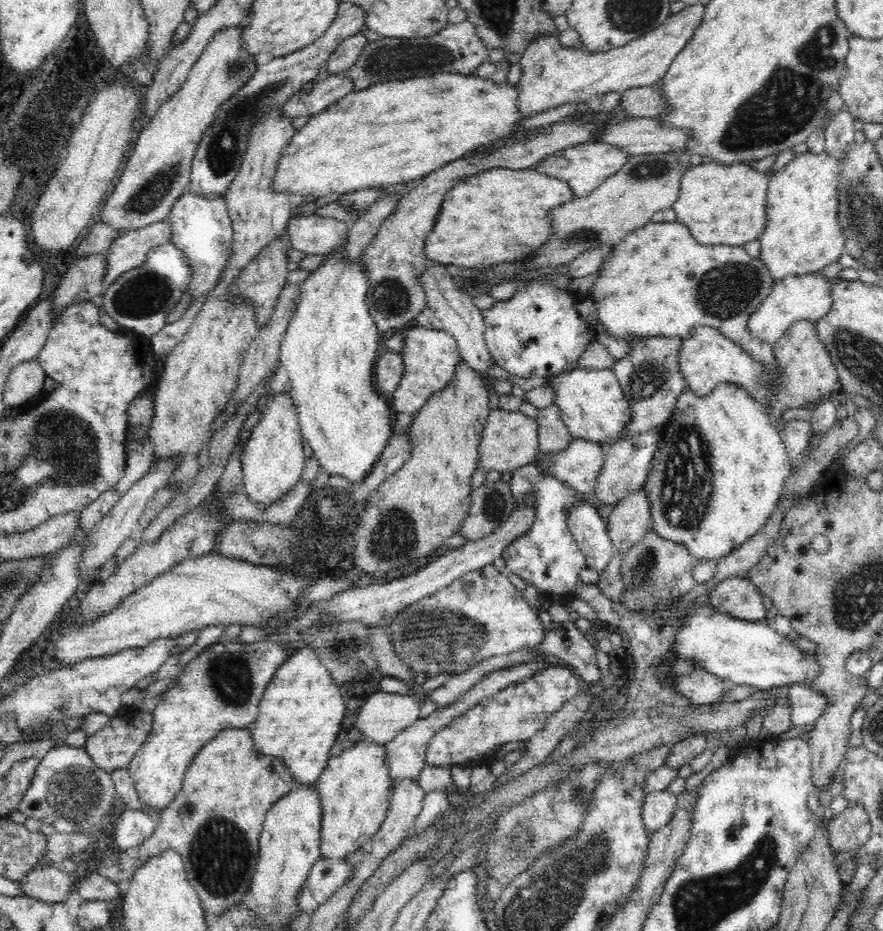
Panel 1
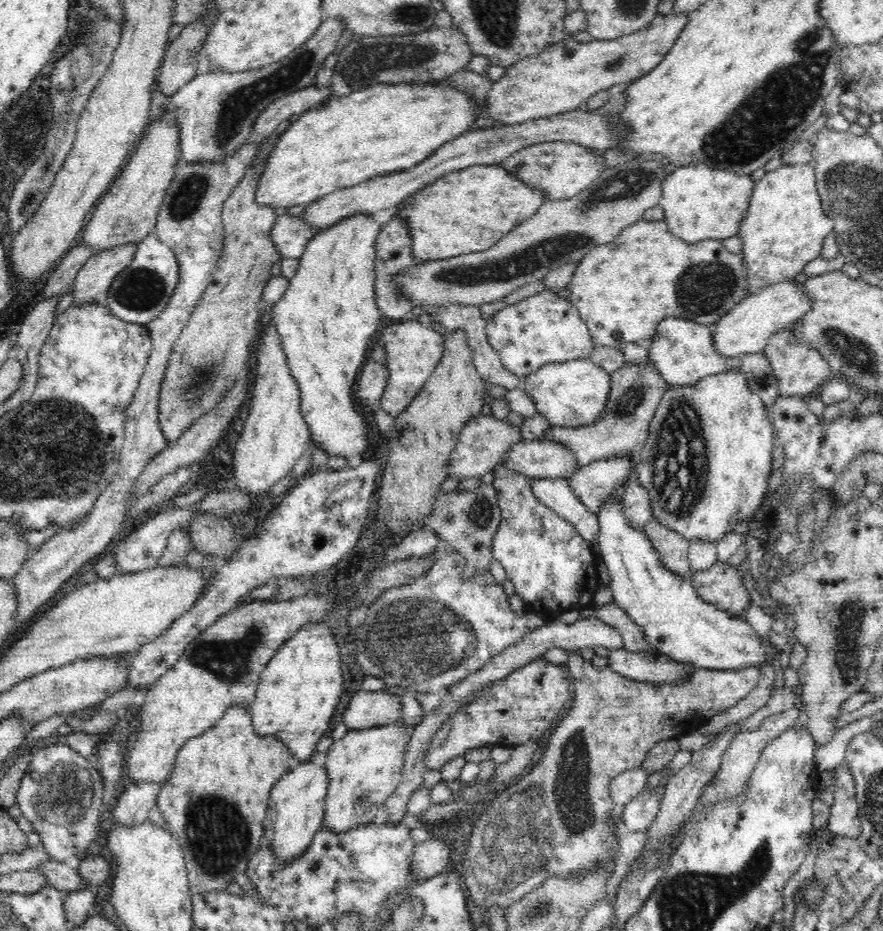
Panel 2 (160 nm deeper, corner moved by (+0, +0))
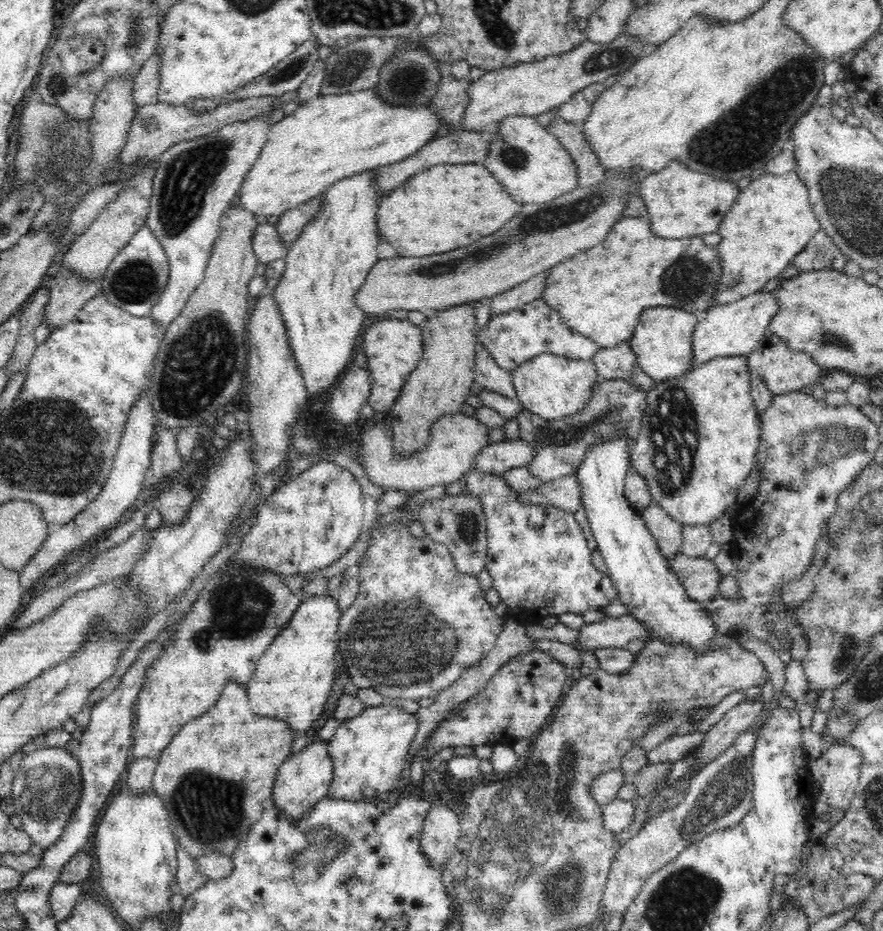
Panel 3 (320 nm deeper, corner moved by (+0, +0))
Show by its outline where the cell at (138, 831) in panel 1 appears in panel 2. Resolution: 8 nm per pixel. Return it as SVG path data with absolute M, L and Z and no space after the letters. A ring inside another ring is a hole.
M134 781L119 795L113 818L124 827L133 827L148 819L152 806L157 805L160 785L150 781Z

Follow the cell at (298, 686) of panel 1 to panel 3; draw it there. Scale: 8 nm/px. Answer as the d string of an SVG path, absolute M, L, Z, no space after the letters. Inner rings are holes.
M333 593L302 596L296 614L261 654L256 670L248 681L247 695L256 714L288 722L294 736L306 732L318 719L336 676L334 654L337 652L341 614Z

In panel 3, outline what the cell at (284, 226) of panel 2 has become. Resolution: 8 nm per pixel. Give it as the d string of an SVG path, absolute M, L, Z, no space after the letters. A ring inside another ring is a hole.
M258 224L254 229L252 246L259 262L283 259L289 251L290 244L283 244L275 229L275 224Z

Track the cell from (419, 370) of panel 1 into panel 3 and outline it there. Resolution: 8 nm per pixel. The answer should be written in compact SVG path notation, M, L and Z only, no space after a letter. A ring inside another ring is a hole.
M408 318L404 320L384 319L371 324L362 336L363 342L359 350L366 354L367 369L371 376L373 388L367 398L368 406L374 411L388 413L399 397L405 378L416 368L423 353L423 336L421 327L414 325Z

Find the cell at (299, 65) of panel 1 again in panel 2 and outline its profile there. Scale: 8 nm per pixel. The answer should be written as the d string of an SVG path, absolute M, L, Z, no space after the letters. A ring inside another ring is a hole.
M324 19L316 34L287 58L257 70L218 73L201 63L197 76L168 97L166 106L180 129L181 158L186 163L223 161L240 145L254 140L254 122L260 112L279 98L312 85L324 60L335 51L344 30L342 21Z

